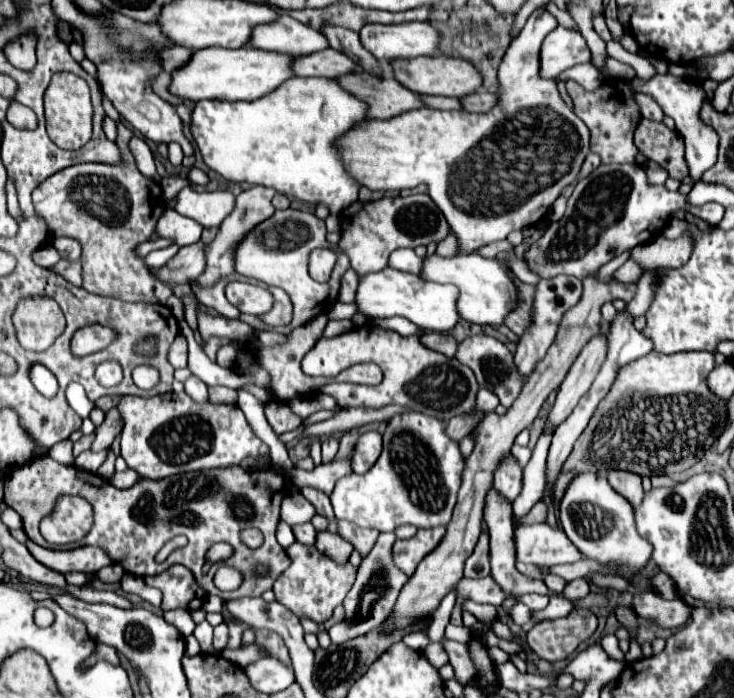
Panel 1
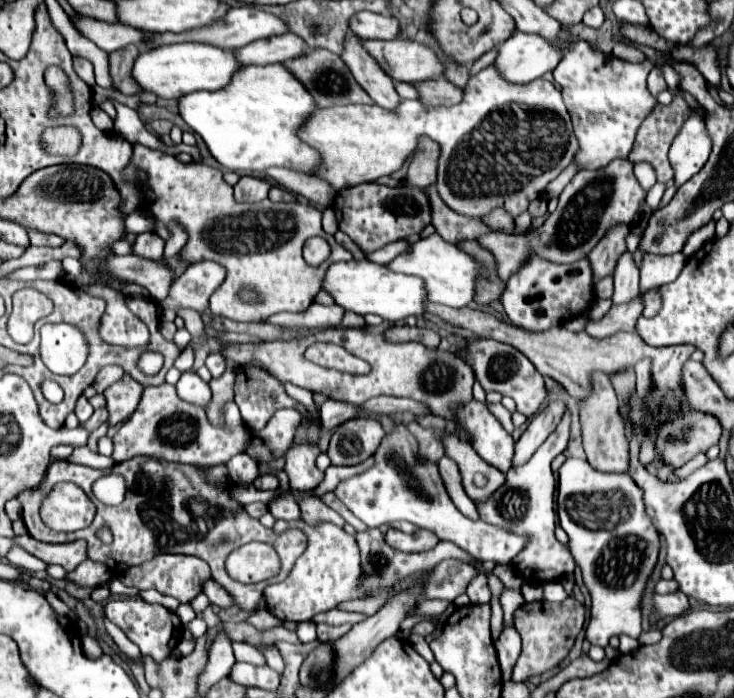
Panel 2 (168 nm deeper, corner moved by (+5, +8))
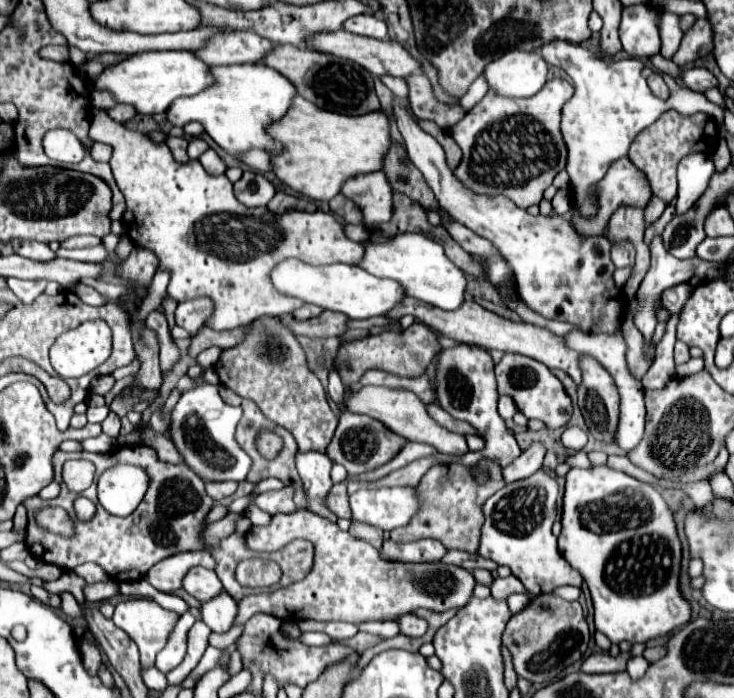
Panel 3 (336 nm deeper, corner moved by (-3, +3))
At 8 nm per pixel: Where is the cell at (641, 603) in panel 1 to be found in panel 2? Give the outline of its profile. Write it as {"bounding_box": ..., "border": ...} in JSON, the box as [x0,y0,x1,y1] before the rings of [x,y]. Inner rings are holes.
{"bounding_box":[655,591,689,619],"border":[[[681,591],[669,595],[655,595],[655,619],[683,615],[689,609],[689,599]]]}

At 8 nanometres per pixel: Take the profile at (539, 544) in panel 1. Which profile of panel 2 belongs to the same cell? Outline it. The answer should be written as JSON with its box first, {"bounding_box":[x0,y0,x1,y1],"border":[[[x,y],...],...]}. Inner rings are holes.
{"bounding_box":[335,423,525,563],"border":[[[403,423],[395,425],[393,433],[383,439],[375,453],[375,465],[361,475],[341,481],[335,495],[367,527],[381,527],[393,521],[411,521],[421,529],[433,531],[439,539],[453,541],[479,561],[511,563],[513,555],[517,555],[525,543],[521,535],[511,535],[507,531],[499,531],[499,527],[491,527],[483,521],[471,521],[461,515],[445,491],[437,465],[417,457],[417,441]]]}

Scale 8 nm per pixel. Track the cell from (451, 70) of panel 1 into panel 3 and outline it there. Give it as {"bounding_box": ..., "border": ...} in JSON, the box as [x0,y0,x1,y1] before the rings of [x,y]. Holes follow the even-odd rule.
{"bounding_box":[309,30,421,78],"border":[[[339,30],[339,32],[329,32],[329,34],[315,34],[309,40],[309,46],[313,50],[319,52],[327,52],[339,58],[347,58],[353,60],[357,64],[361,64],[367,72],[371,72],[373,76],[397,76],[397,78],[407,78],[415,72],[421,72],[421,62],[417,58],[413,58],[397,40],[375,40],[375,38],[367,38],[367,36],[357,36],[351,34],[347,30]]]}

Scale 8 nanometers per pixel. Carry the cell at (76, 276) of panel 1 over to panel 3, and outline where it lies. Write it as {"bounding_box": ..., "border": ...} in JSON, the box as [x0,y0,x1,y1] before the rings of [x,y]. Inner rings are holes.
{"bounding_box":[6,277,47,304],"border":[[[15,277],[6,278],[8,288],[11,288],[19,298],[21,302],[25,304],[31,304],[47,286],[45,280],[17,280]]]}

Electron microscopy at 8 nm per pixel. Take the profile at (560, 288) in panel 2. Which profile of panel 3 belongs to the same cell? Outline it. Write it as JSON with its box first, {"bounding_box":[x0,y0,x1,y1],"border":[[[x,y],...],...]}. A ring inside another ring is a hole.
{"bounding_box":[391,96,623,334],"border":[[[393,96],[391,106],[393,106],[393,118],[395,118],[397,128],[405,140],[405,146],[407,146],[407,156],[423,172],[423,176],[425,176],[427,184],[431,186],[431,190],[435,192],[435,198],[439,200],[441,208],[447,208],[447,212],[457,222],[465,224],[467,228],[471,228],[473,232],[491,240],[497,246],[497,250],[503,254],[503,258],[507,260],[507,264],[511,266],[511,270],[515,274],[517,294],[527,304],[527,308],[531,308],[533,312],[537,312],[539,316],[543,316],[547,320],[571,322],[571,324],[581,326],[583,332],[593,332],[593,334],[613,332],[619,326],[621,310],[623,310],[623,300],[619,300],[619,298],[623,298],[623,292],[617,290],[617,286],[613,282],[615,266],[611,262],[611,248],[609,248],[607,236],[591,236],[591,238],[583,240],[571,228],[569,218],[565,218],[565,216],[557,216],[557,214],[553,214],[553,216],[531,216],[527,210],[517,208],[505,196],[489,198],[489,196],[473,194],[463,184],[459,184],[459,180],[449,170],[441,144],[433,136],[429,136],[427,132],[423,132],[419,128],[417,120],[407,110],[407,100]]]}

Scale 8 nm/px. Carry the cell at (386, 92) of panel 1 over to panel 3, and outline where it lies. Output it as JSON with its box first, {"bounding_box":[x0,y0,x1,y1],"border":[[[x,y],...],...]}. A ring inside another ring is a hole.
{"bounding_box":[263,46,379,116],"border":[[[275,46],[271,56],[263,60],[267,66],[275,68],[287,80],[293,82],[299,96],[313,102],[315,106],[339,114],[359,116],[371,110],[379,110],[377,94],[371,90],[371,76],[353,60],[343,60],[331,54],[323,54],[311,48],[297,46]]]}

